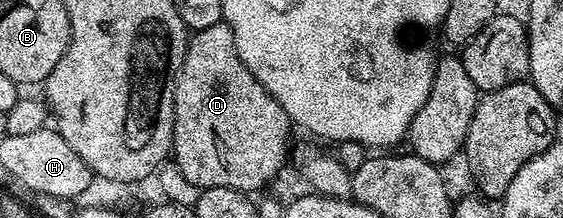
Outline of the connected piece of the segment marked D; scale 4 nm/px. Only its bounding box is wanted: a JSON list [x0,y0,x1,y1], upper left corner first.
[171,21,291,195]

